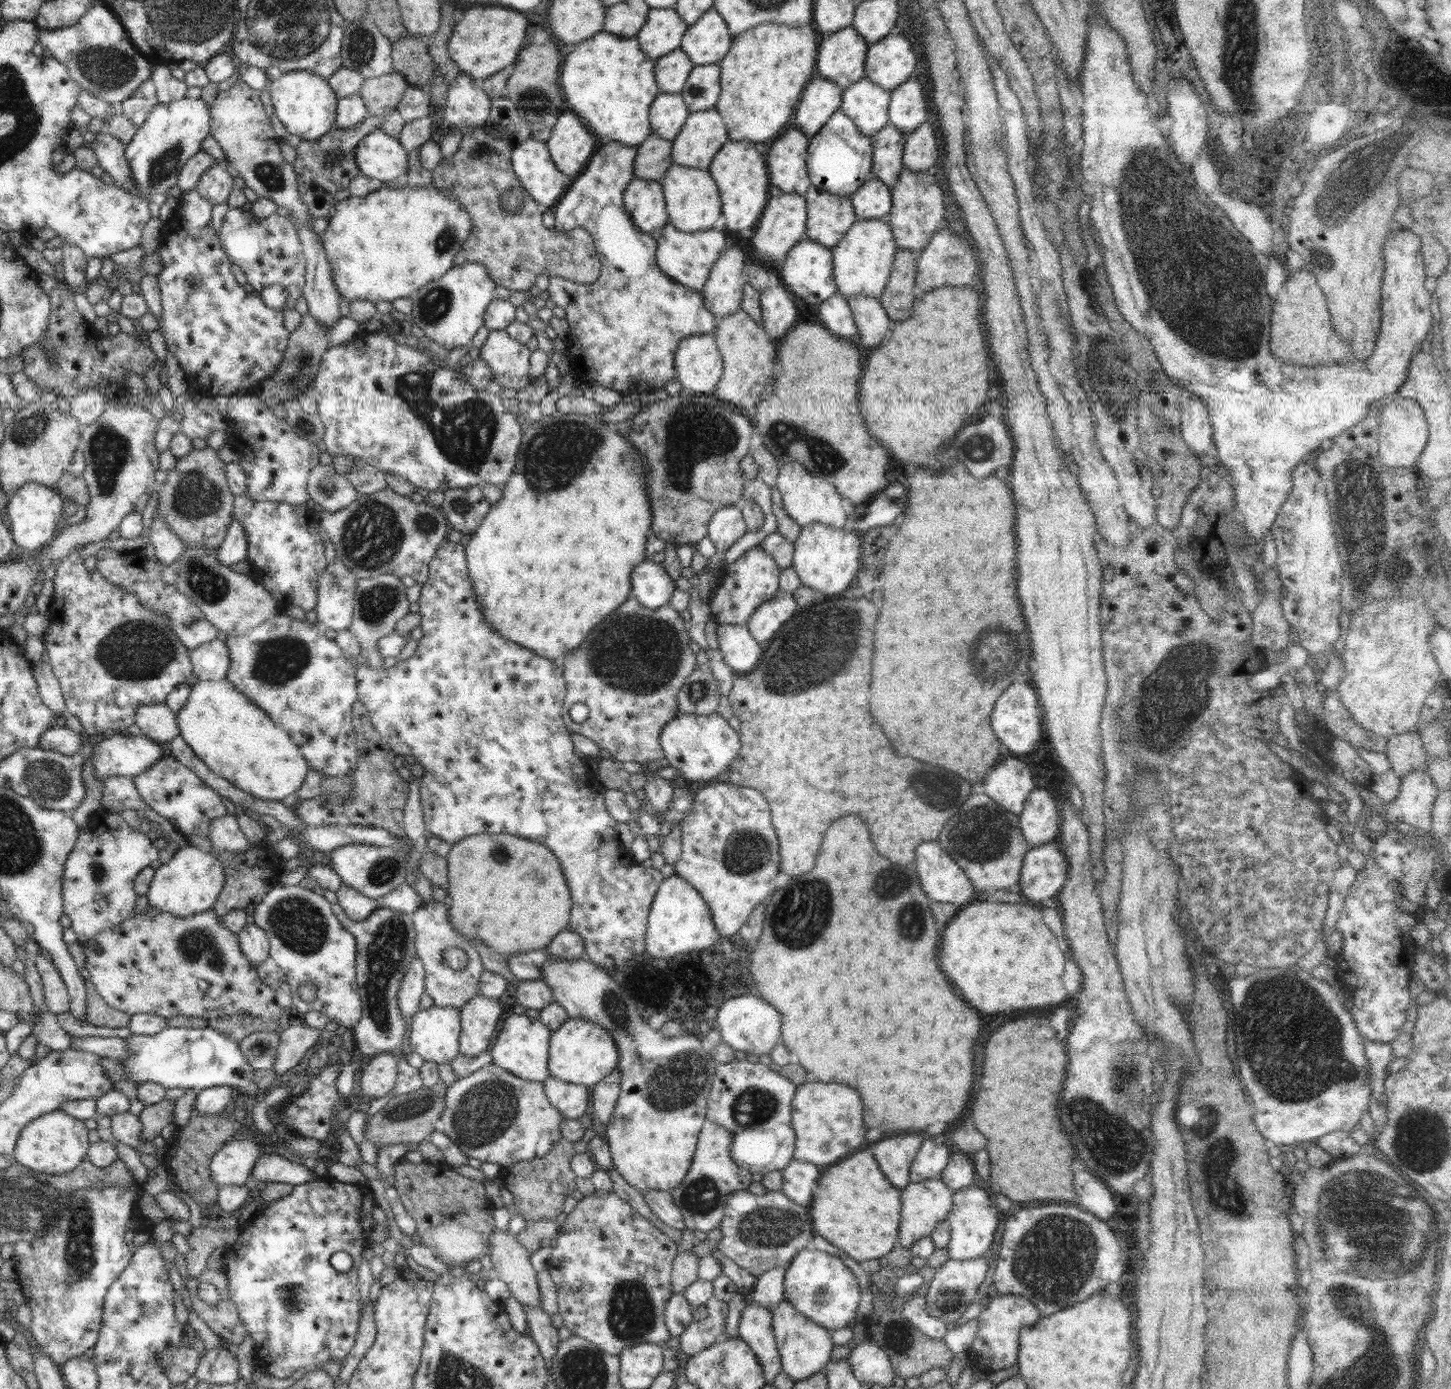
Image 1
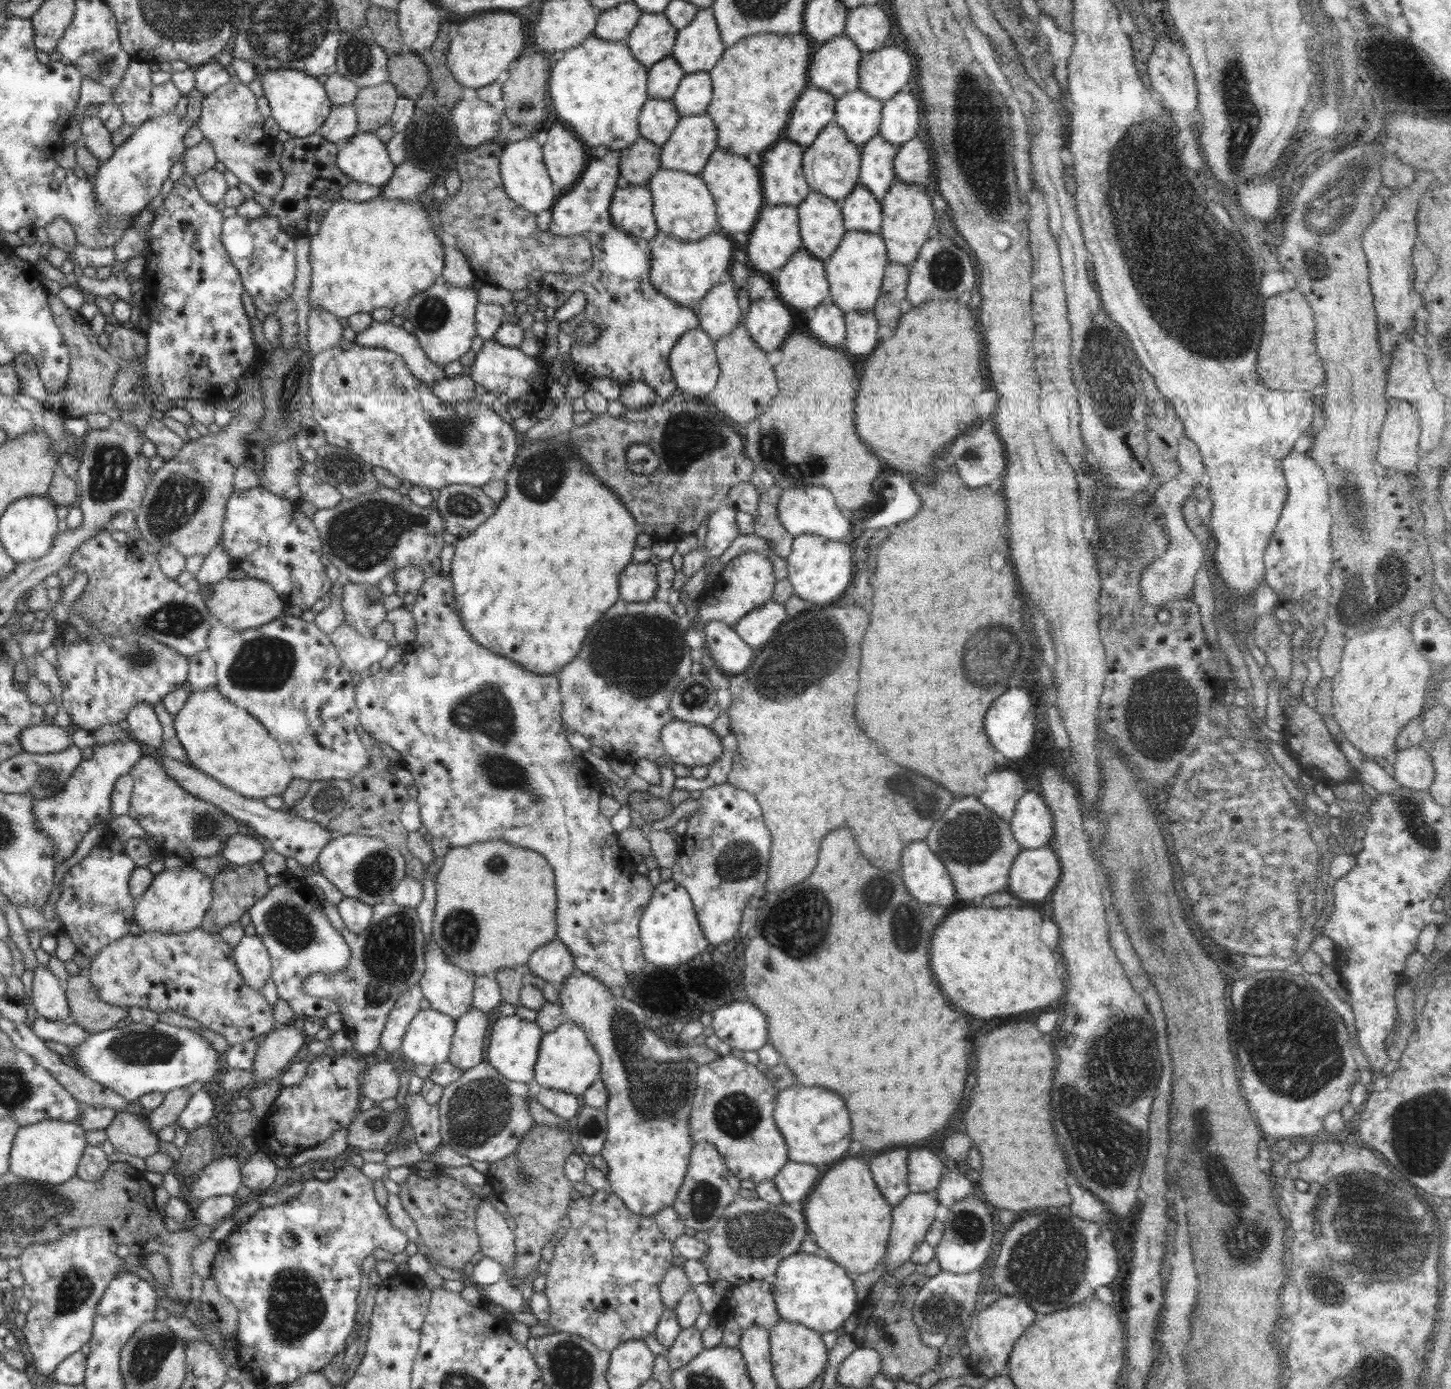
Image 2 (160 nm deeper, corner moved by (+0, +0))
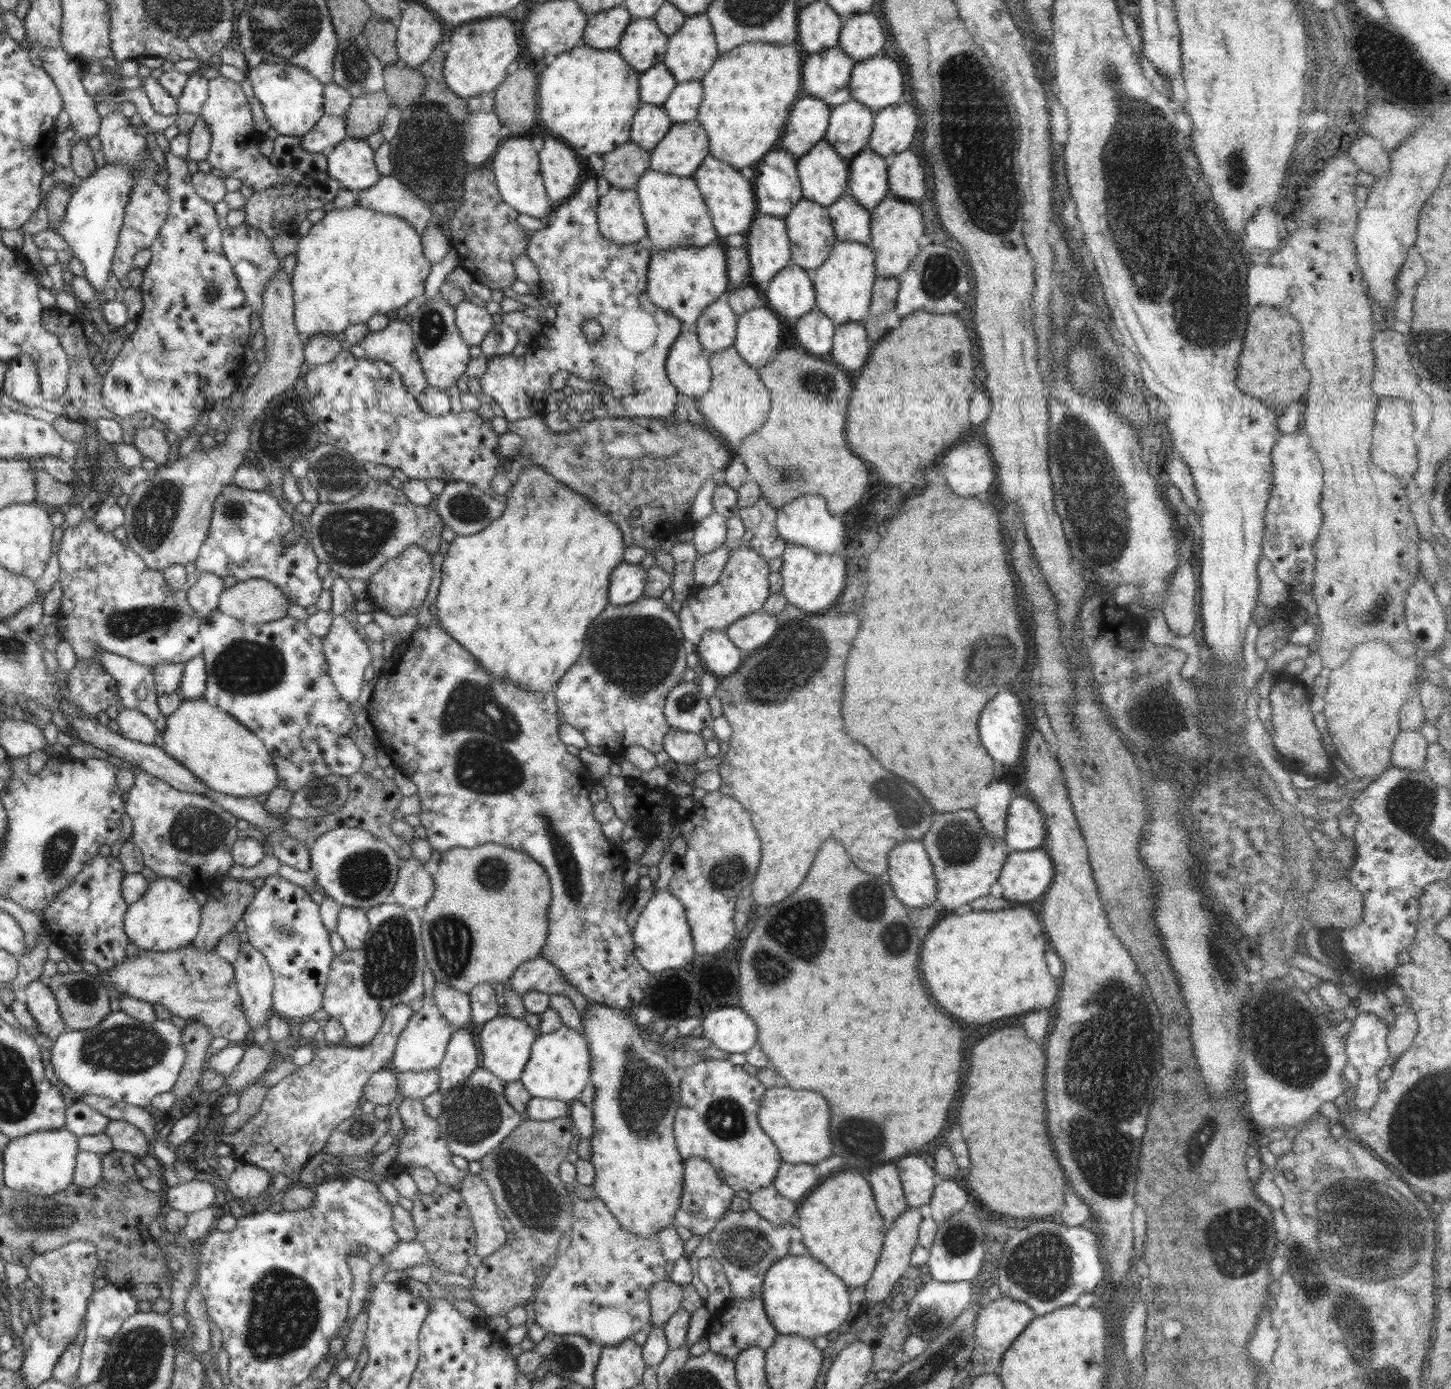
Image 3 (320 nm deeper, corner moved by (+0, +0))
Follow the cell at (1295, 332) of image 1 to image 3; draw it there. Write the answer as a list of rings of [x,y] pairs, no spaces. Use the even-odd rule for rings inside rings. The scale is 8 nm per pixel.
[[[1258,306],[1248,315],[1246,336],[1237,364],[1235,383],[1238,388],[1248,396],[1261,400],[1267,406],[1275,406],[1285,411],[1292,401],[1299,400],[1300,395],[1307,391],[1309,385],[1309,372],[1303,363],[1303,340],[1300,323],[1284,308],[1277,306]]]

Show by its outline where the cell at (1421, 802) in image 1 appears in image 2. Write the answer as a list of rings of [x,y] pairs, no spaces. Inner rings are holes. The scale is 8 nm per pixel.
[[[1410,746],[1392,758],[1398,785],[1413,791],[1428,791],[1435,777],[1431,756],[1421,746]]]

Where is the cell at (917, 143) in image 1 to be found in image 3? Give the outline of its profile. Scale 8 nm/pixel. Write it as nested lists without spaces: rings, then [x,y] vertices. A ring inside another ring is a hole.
[[[909,149],[887,156],[885,161],[891,196],[902,201],[915,202],[926,194],[926,176],[918,155]]]

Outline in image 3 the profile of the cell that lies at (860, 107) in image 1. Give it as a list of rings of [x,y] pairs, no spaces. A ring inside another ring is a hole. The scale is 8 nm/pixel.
[[[850,99],[831,109],[825,139],[846,161],[850,162],[870,140],[875,113],[857,100]]]

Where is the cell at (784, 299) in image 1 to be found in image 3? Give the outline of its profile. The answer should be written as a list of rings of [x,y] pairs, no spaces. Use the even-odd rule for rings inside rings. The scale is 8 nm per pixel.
[[[767,305],[737,315],[733,347],[750,368],[762,368],[774,350],[779,349],[780,318]]]

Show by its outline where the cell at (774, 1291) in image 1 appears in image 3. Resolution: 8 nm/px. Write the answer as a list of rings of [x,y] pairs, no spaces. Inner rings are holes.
[[[753,1296],[752,1298],[734,1298],[731,1300],[729,1306],[725,1306],[722,1312],[718,1314],[721,1318],[720,1328],[709,1327],[707,1338],[709,1342],[709,1351],[715,1352],[722,1356],[726,1356],[732,1360],[749,1346],[757,1346],[762,1350],[770,1348],[774,1344],[774,1339],[778,1332],[772,1326],[766,1311],[764,1310],[764,1303],[761,1296]]]

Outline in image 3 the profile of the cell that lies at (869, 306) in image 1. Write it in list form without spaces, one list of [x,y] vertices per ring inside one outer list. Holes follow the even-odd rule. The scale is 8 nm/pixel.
[[[863,321],[845,322],[835,326],[830,361],[847,372],[859,372],[869,358],[872,346],[867,339]]]

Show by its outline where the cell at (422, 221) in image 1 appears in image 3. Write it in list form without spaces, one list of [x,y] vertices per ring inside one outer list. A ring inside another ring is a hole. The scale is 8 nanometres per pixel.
[[[357,204],[352,208],[335,208],[326,212],[306,236],[300,237],[295,252],[296,268],[291,278],[294,324],[304,343],[315,334],[342,332],[348,325],[364,324],[371,316],[386,314],[406,306],[412,299],[423,298],[424,282],[432,263],[424,258],[421,238],[407,220]]]

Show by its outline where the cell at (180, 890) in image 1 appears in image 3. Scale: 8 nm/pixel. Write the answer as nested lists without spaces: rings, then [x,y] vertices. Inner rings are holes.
[[[159,877],[124,915],[124,932],[140,951],[170,952],[182,949],[196,939],[201,923],[201,908],[193,890],[184,887],[176,878]]]

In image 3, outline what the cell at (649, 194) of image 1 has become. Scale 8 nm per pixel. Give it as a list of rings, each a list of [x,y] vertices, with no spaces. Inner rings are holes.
[[[598,176],[597,221],[602,236],[628,246],[646,242],[647,228],[635,189],[616,188]]]

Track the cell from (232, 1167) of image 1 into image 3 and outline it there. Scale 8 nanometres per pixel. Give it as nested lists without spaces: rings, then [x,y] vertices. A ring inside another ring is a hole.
[[[198,1176],[192,1181],[173,1187],[164,1187],[166,1204],[171,1209],[186,1214],[213,1206],[216,1190],[222,1190],[223,1183],[210,1176]]]

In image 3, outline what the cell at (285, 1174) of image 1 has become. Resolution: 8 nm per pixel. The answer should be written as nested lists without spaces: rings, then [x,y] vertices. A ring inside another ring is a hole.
[[[238,1161],[223,1188],[229,1189],[230,1196],[236,1201],[232,1208],[236,1208],[240,1201],[253,1201],[258,1194],[268,1190],[273,1178],[274,1176],[257,1166]]]

